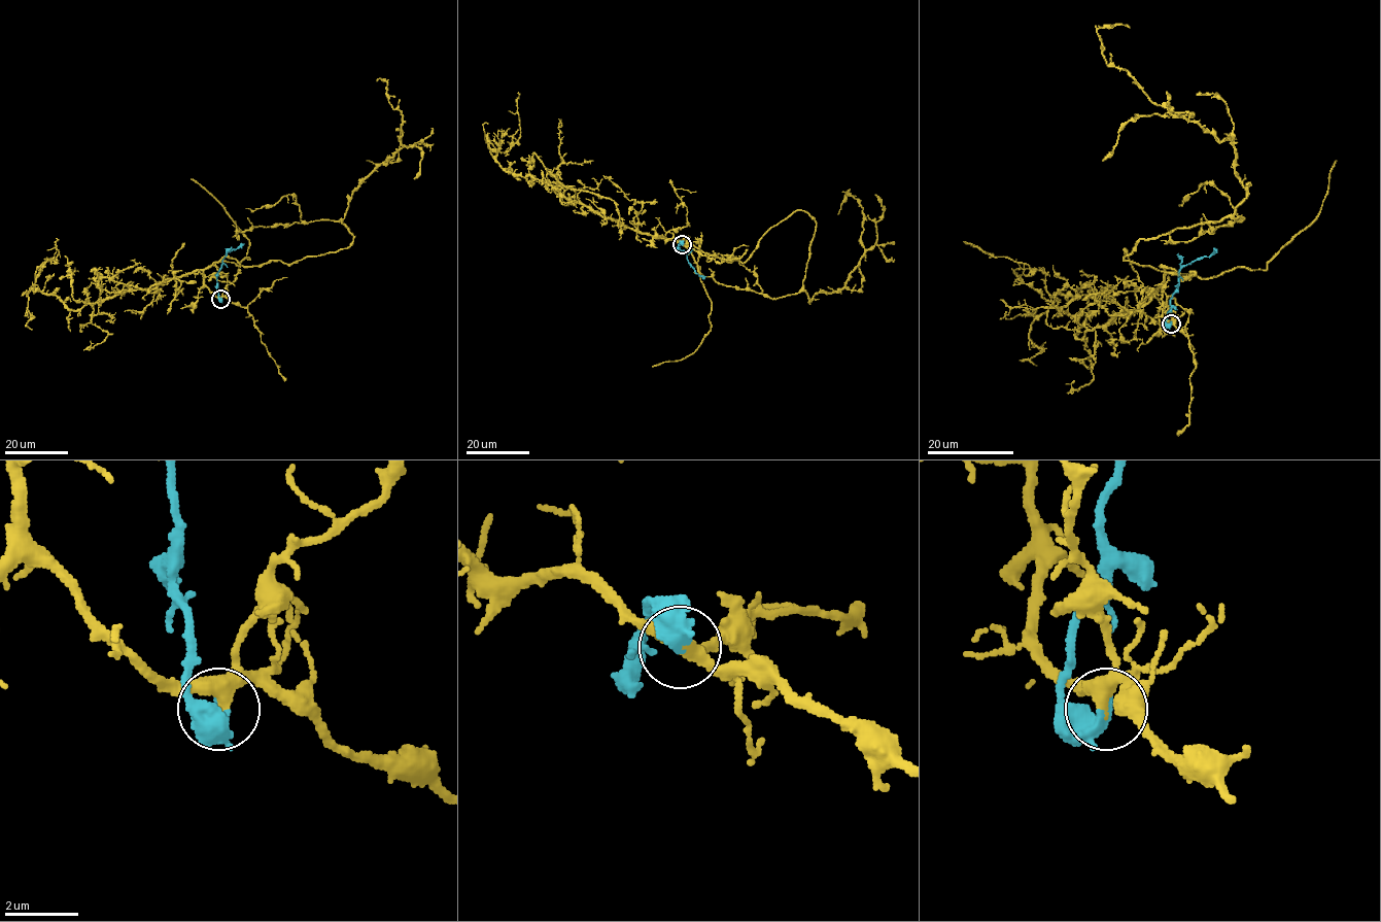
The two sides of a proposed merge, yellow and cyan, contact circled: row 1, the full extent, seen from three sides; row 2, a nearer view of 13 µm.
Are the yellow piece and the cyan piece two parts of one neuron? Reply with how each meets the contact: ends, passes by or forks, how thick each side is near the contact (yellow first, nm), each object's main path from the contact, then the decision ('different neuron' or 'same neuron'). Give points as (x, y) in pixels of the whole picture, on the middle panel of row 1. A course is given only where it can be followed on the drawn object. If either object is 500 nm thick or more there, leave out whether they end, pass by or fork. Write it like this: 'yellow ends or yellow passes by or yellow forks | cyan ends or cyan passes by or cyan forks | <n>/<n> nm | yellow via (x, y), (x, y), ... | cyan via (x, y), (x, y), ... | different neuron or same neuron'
380/500 nm | yellow via (683, 244), (745, 263), (806, 212), (810, 300), (864, 252), (849, 191), (838, 214) | cyan via (683, 244), (679, 241), (679, 248), (686, 253), (689, 265), (705, 276) | same neuron

